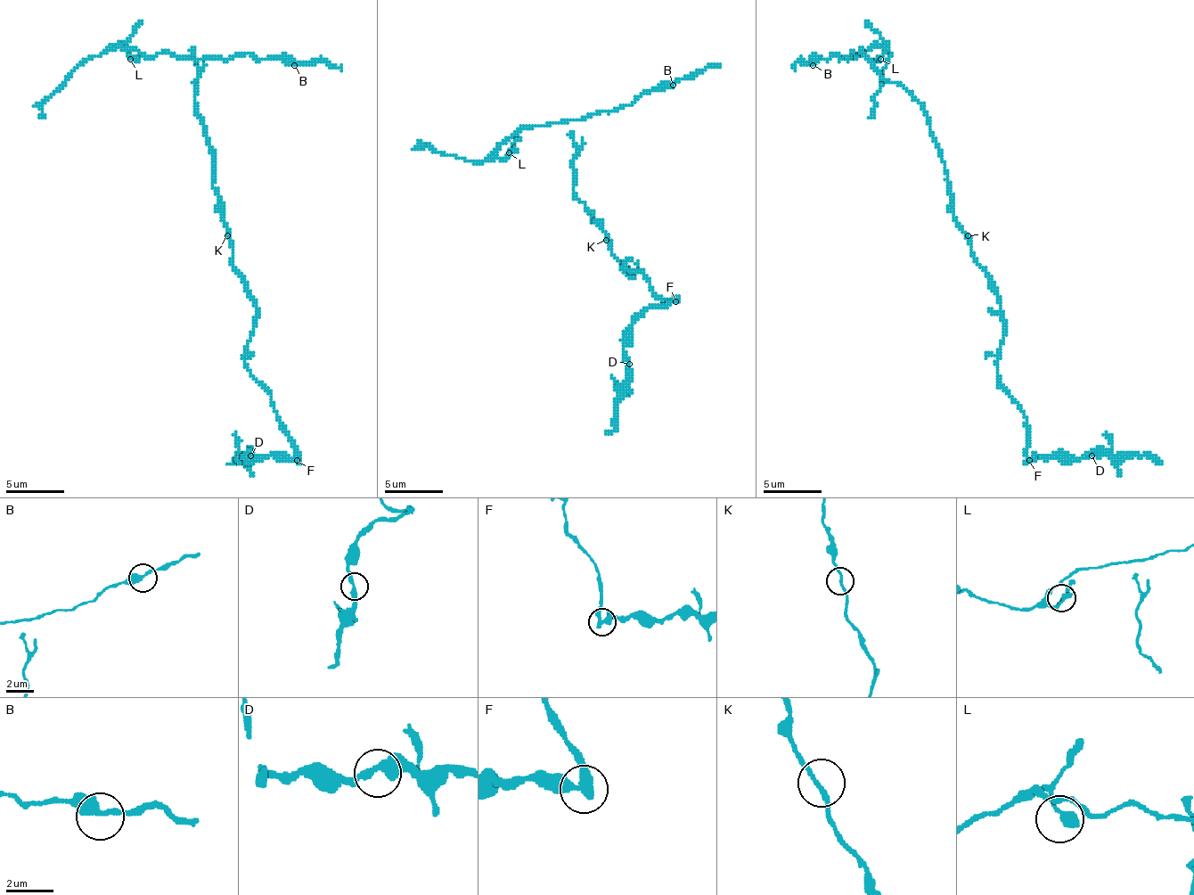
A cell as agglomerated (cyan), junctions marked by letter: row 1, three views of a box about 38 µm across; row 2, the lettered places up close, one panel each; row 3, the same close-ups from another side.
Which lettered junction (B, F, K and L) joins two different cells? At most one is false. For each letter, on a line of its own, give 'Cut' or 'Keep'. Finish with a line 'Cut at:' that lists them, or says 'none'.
B: Keep
F: Cut
K: Keep
L: Keep
Cut at: F

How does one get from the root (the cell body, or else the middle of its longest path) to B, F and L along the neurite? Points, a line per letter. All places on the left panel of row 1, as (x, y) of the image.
B: (230, 235), (212, 185), (209, 138), (194, 103), (198, 61), (189, 56), (233, 59), (253, 53), (294, 65)
F: (230, 235), (233, 267), (257, 308), (244, 367), (271, 397), (280, 429), (289, 438), (298, 461)
L: (230, 235), (212, 185), (209, 138), (194, 103), (194, 56), (142, 56), (118, 45), (130, 59)

